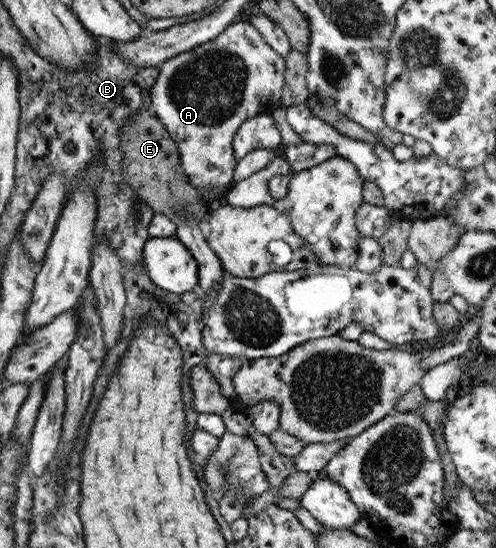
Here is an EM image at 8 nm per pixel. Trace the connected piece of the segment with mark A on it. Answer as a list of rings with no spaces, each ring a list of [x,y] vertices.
[[[240,19],[233,21],[213,39],[158,64],[157,77],[149,89],[150,108],[174,141],[178,165],[199,195],[203,195],[203,188],[207,192],[219,190],[223,184],[230,181],[233,169],[237,165],[231,143],[233,135],[245,120],[261,112],[268,114],[273,108],[281,106],[284,71],[284,58],[265,43],[250,22]]]

